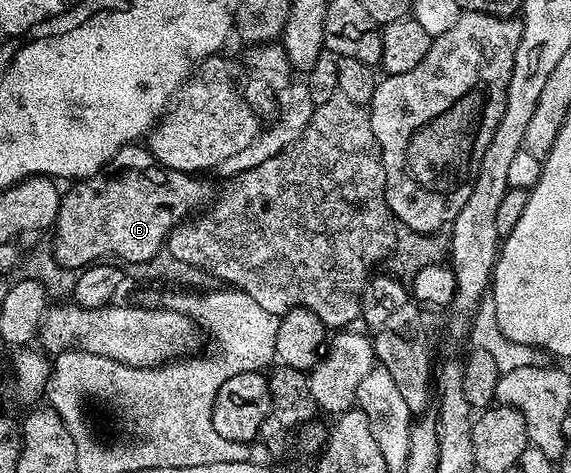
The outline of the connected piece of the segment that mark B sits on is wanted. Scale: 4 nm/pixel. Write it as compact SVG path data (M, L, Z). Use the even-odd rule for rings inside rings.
M152 166L133 167L118 175L102 173L74 182L70 186L73 188L62 194L57 222L51 228L53 258L64 267L76 269L110 257L125 265L149 261L166 246L174 227L210 206L215 190L205 180L208 178Z

